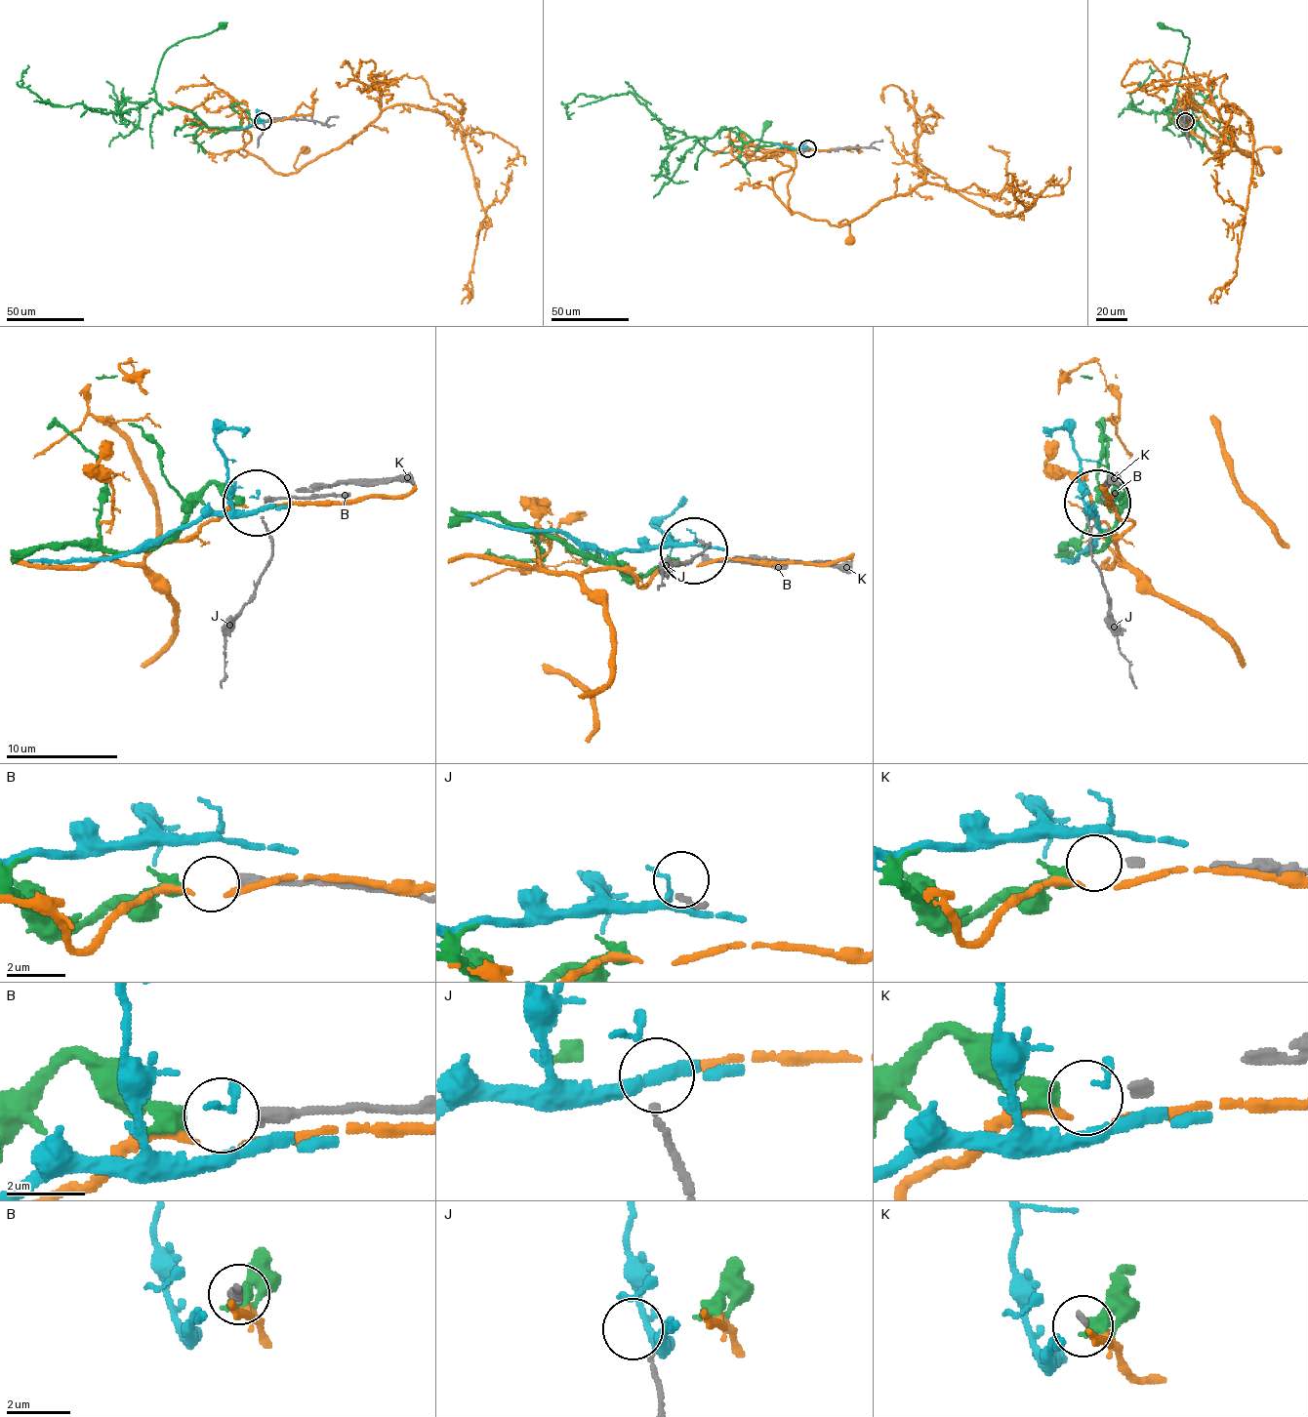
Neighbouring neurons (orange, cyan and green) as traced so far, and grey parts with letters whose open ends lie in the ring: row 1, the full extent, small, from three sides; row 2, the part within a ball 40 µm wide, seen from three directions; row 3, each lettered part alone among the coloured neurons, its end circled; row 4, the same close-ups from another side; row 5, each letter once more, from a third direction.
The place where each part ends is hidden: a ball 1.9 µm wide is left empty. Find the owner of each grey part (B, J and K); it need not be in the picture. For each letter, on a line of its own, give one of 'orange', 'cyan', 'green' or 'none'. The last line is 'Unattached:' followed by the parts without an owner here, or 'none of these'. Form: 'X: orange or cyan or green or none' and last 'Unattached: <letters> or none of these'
B: none
J: none
K: green
Unattached: B, J

